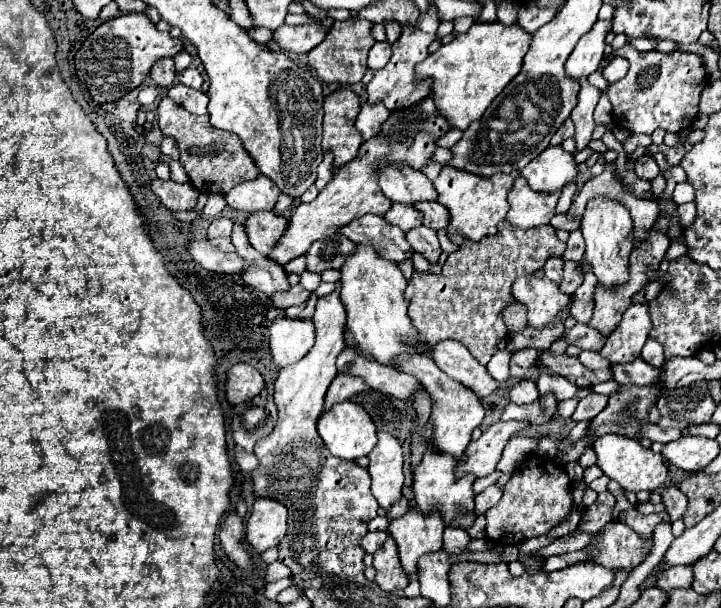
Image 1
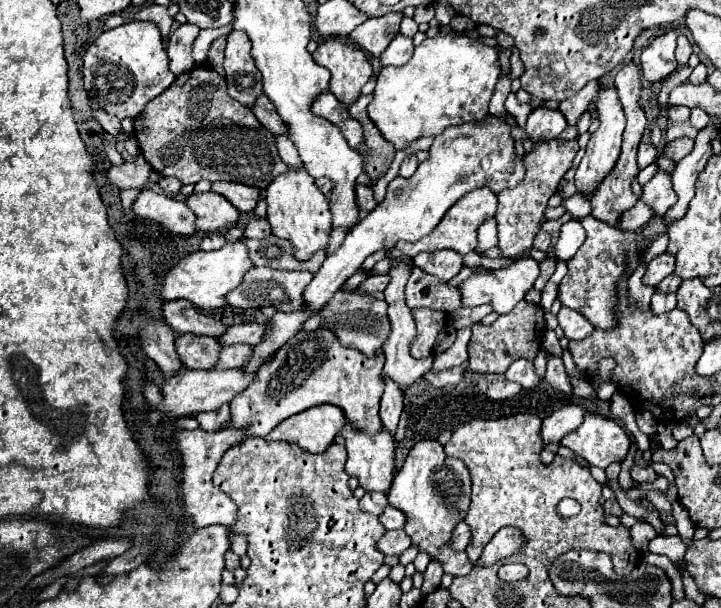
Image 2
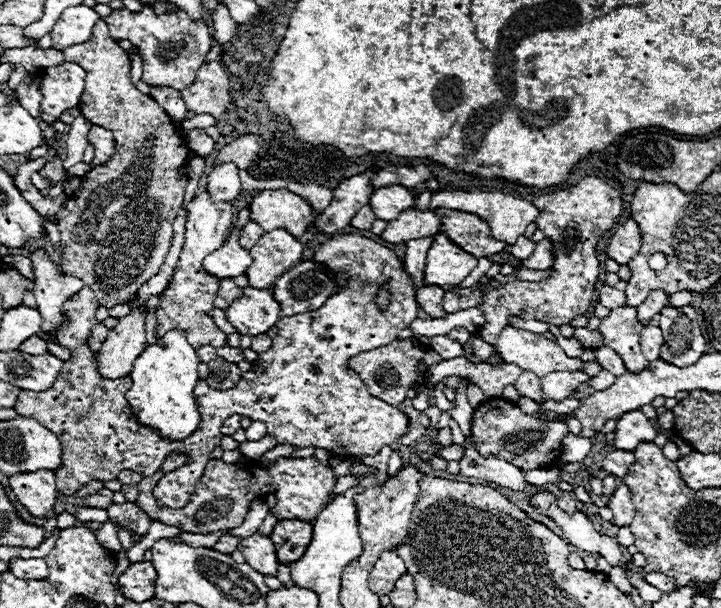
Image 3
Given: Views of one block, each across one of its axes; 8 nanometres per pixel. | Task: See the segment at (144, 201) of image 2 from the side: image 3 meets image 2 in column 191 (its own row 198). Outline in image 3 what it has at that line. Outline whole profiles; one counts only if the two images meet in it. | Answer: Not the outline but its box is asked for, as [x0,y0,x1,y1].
[206,164,242,202]

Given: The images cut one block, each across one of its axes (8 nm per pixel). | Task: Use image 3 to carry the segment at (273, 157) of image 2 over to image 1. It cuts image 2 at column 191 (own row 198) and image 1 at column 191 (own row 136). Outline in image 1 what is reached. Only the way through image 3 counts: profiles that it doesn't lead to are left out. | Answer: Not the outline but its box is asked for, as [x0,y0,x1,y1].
[158,96,260,194]

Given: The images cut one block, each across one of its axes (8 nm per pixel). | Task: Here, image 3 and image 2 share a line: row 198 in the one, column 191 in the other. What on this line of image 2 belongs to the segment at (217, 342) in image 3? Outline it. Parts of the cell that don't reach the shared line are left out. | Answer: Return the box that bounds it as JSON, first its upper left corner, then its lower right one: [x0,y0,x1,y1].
[186,192,240,232]

